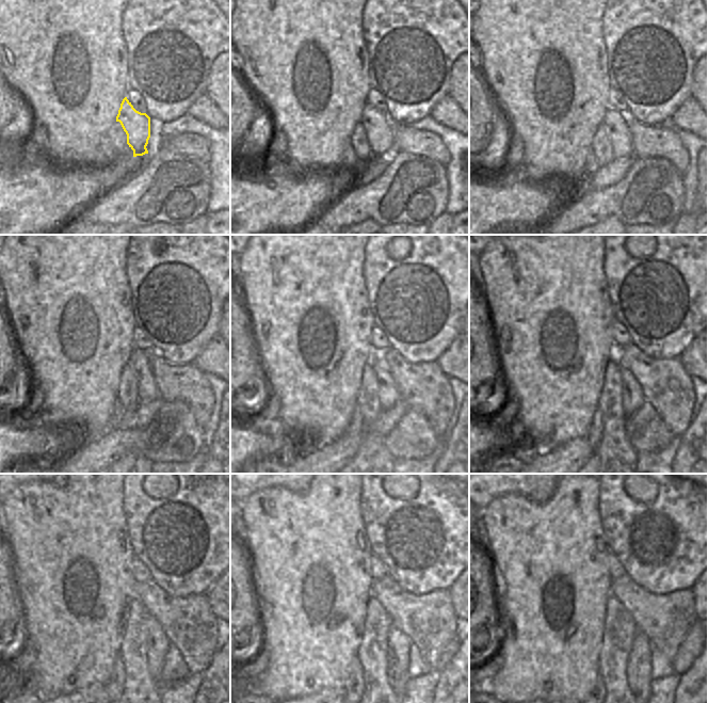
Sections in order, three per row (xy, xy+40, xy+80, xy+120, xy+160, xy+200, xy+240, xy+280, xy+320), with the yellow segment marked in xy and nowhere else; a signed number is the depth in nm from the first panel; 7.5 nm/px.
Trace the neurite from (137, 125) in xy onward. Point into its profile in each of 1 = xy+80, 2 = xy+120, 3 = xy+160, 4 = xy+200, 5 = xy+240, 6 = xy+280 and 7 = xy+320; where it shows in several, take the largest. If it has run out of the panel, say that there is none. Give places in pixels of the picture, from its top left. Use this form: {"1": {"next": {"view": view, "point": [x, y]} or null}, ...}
{"1": {"next": {"view": "xy+80", "point": [615, 122]}}, "2": {"next": {"view": "xy+120", "point": [147, 392]}}, "3": {"next": {"view": "xy+160", "point": [388, 396]}}, "4": {"next": {"view": "xy+200", "point": [632, 398]}}, "5": {"next": {"view": "xy+240", "point": [157, 643]}}, "6": {"next": {"view": "xy+280", "point": [399, 644]}}, "7": {"next": {"view": "xy+320", "point": [639, 665]}}}

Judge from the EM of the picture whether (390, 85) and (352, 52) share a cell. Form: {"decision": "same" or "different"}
{"decision": "different"}

